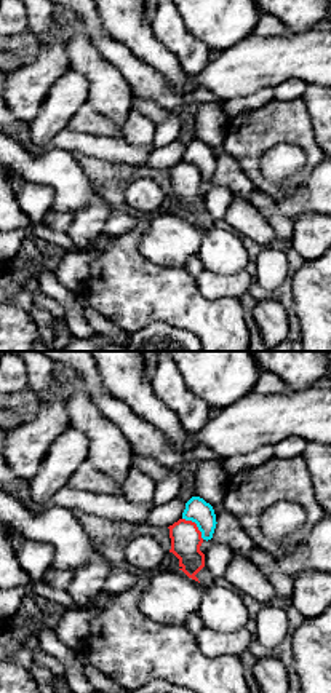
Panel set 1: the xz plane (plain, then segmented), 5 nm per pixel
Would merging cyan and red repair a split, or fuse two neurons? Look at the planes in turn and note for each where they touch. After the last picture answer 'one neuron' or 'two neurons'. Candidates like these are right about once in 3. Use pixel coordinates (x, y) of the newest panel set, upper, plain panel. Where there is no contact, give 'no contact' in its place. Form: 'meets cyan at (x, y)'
meets cyan at (197, 168)

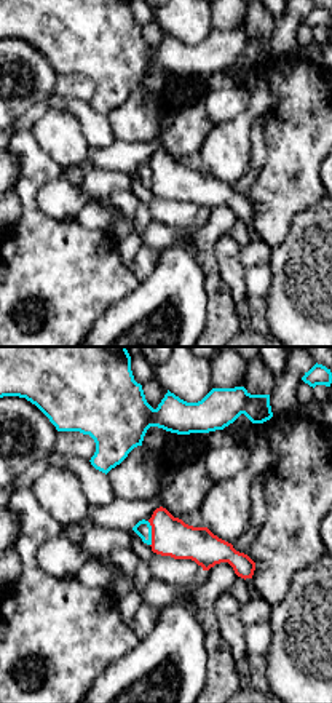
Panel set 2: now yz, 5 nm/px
meets cyan at (150, 176)

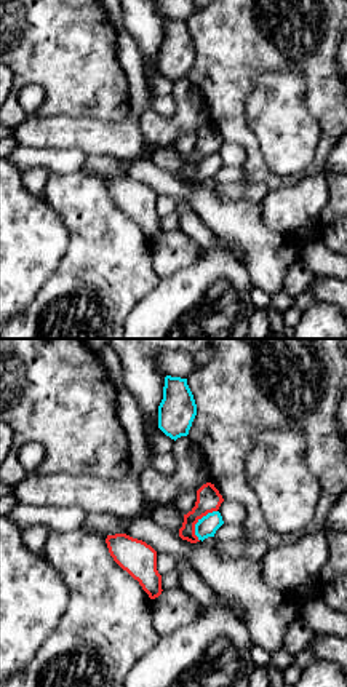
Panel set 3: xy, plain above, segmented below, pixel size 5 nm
meets cyan at (197, 165)

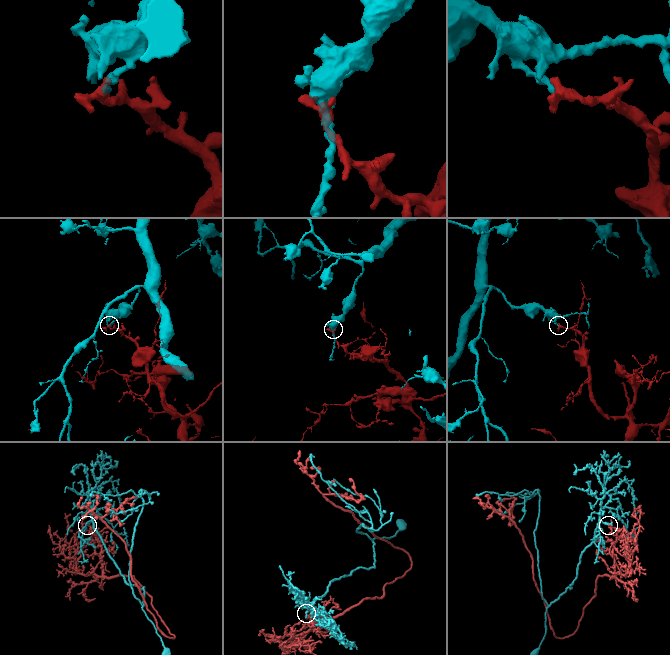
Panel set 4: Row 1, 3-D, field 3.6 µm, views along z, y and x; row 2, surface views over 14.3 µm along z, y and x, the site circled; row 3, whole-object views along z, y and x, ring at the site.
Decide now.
two neurons

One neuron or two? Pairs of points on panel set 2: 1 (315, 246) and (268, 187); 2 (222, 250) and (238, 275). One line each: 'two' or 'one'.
1: two
2: one

